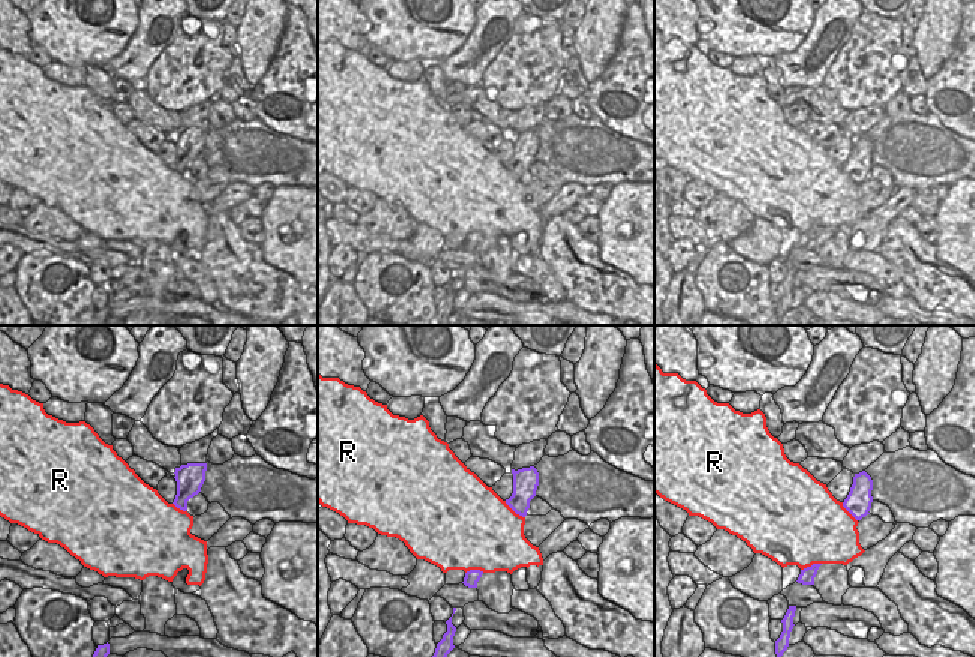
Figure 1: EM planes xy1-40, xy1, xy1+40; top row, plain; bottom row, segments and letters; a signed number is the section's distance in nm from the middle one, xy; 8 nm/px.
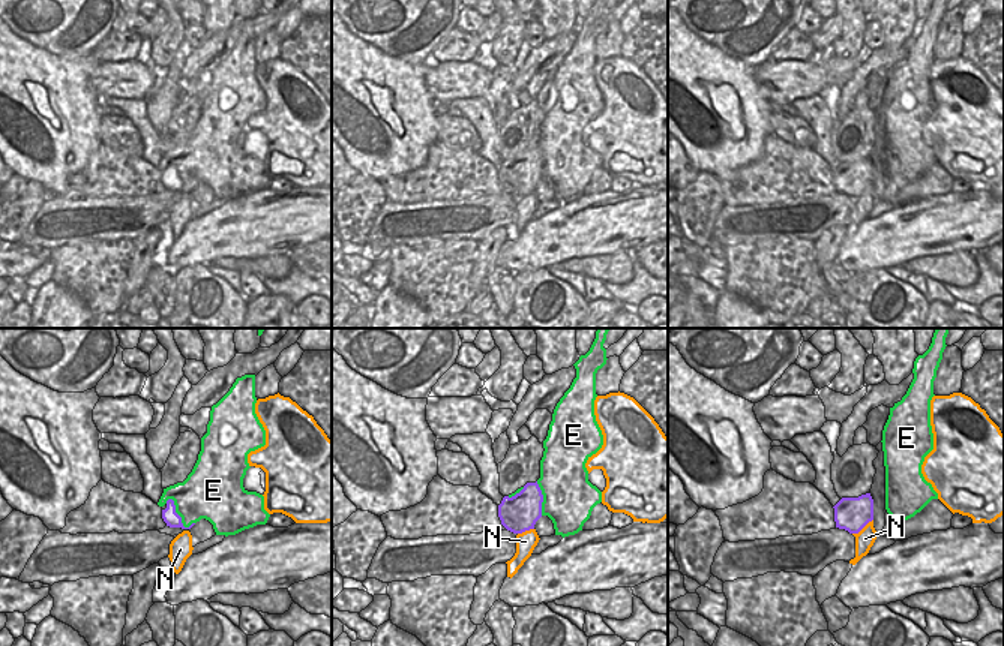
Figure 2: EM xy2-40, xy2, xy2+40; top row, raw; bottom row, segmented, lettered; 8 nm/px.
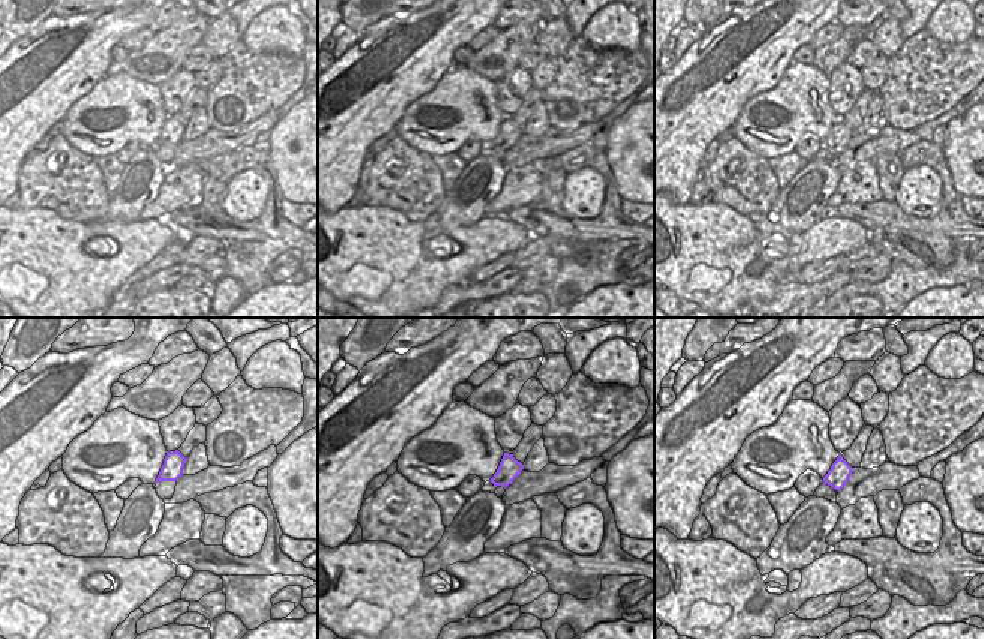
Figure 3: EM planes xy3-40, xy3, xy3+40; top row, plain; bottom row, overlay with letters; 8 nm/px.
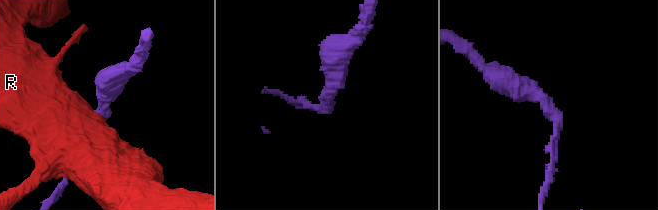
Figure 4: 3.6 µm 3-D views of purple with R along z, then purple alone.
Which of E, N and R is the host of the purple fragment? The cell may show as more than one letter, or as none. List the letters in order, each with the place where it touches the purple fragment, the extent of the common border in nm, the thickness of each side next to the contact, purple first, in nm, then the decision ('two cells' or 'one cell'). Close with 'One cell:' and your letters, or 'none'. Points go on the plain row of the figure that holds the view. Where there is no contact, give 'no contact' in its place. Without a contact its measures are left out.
E: xy2-40 (179, 180) | 300 nm | 120/380 nm | one cell
N: xy2+40 (862, 192) | 200 nm | 280/150 nm | two cells
R: xy1 (515, 176) | 220 nm | 200/500 nm | two cells
One cell: E

